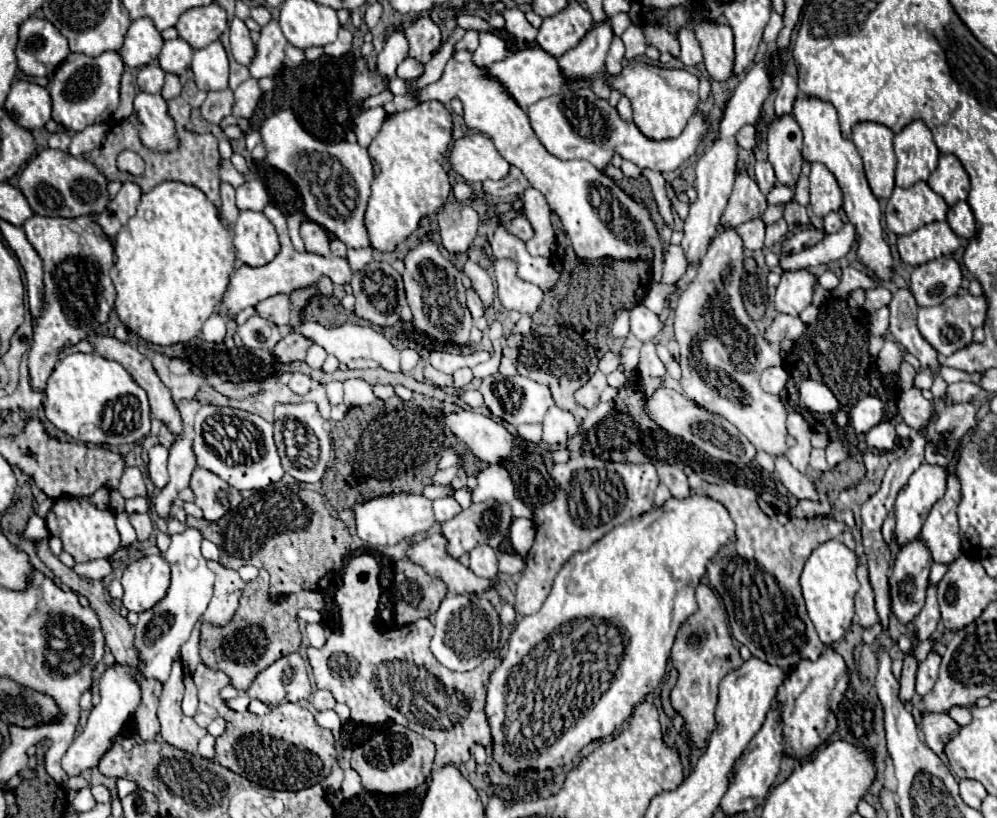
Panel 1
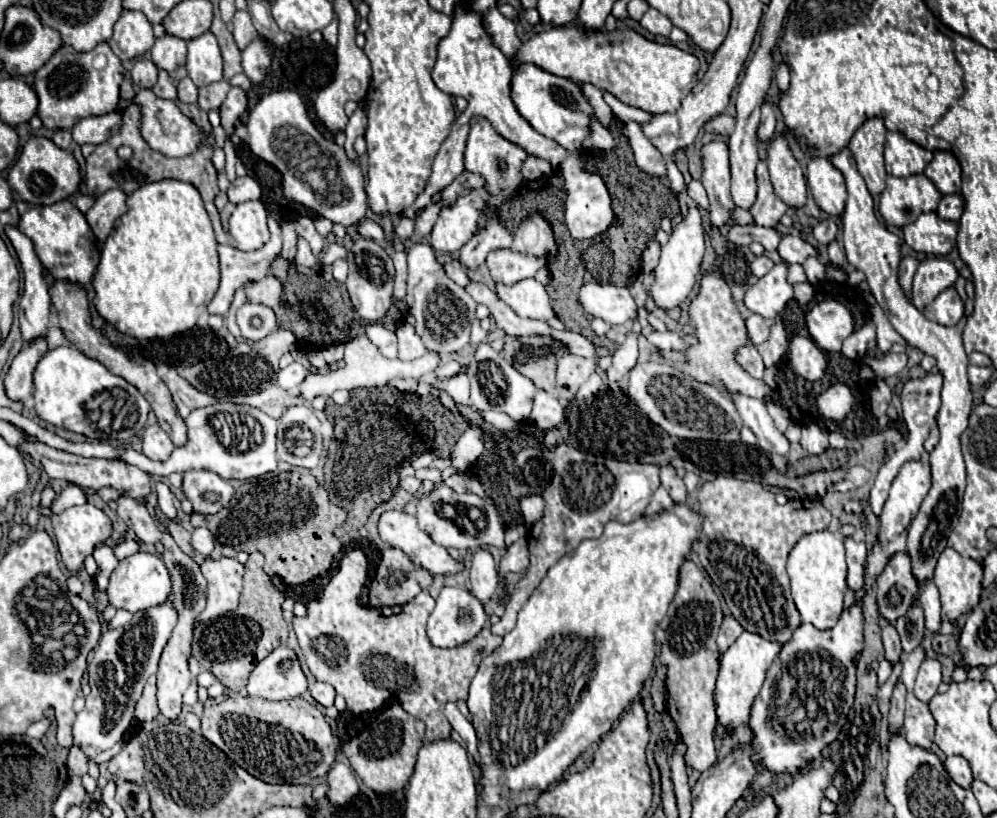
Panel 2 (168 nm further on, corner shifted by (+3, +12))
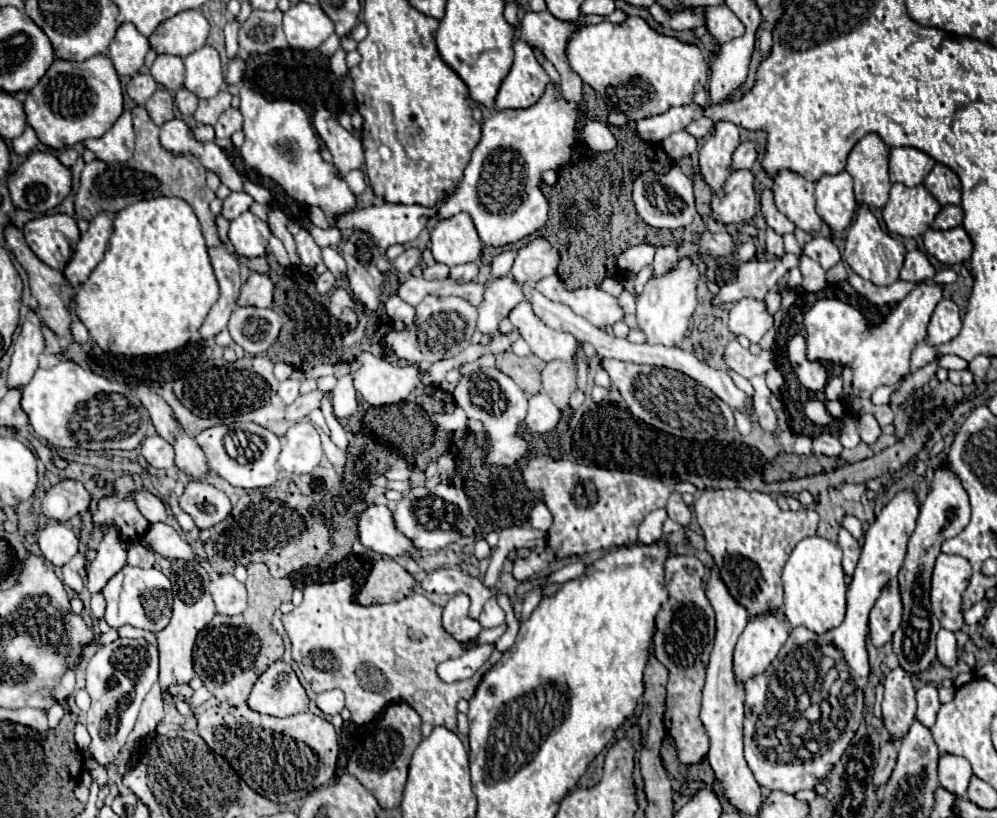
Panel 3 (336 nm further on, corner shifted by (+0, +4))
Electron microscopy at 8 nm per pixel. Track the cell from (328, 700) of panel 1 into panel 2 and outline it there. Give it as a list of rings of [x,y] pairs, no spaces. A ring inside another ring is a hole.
[[[316,682],[316,684],[312,686],[310,694],[312,694],[312,698],[314,698],[316,702],[320,702],[322,706],[332,706],[332,704],[334,704],[334,696],[336,696],[334,688],[332,688],[330,684],[326,684],[326,682]]]

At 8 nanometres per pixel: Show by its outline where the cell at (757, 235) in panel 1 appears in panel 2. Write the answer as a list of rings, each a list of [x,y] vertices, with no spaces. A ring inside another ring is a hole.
[[[760,160],[756,166],[756,178],[758,178],[758,198],[754,206],[750,208],[750,214],[754,218],[756,226],[778,226],[780,218],[788,210],[788,206],[776,196],[770,174],[766,168],[766,160]]]

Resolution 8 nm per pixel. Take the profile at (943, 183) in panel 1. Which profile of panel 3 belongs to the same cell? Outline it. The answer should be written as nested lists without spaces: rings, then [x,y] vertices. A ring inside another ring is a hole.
[[[943,164],[933,166],[933,170],[927,174],[923,186],[933,194],[933,198],[941,206],[961,204],[961,182],[959,182],[957,174]]]

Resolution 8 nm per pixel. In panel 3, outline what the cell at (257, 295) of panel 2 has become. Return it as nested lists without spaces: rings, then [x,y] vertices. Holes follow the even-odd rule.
[[[251,272],[249,278],[241,286],[241,294],[237,300],[239,306],[259,306],[269,308],[273,304],[273,282],[265,274]]]

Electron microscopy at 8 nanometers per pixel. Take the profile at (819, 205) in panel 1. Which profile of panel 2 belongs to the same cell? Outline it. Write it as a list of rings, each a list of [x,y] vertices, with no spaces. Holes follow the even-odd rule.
[[[822,156],[810,158],[806,168],[806,182],[820,210],[824,210],[828,216],[838,216],[844,212],[846,202],[844,178],[828,158]]]

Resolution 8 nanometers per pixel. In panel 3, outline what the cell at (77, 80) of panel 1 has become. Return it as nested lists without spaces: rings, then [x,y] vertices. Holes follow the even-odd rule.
[[[93,56],[83,62],[55,58],[39,84],[29,90],[23,110],[27,126],[33,126],[37,138],[51,150],[61,150],[61,144],[75,146],[103,136],[123,112],[123,90],[107,56]]]

